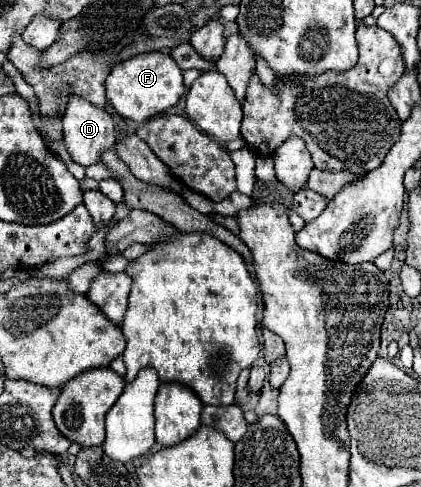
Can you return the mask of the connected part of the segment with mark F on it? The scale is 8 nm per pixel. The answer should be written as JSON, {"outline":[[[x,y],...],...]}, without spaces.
{"outline":[[[159,51],[141,53],[127,61],[117,63],[107,75],[105,89],[107,89],[107,101],[111,103],[111,107],[121,117],[131,119],[135,123],[143,123],[149,117],[167,111],[169,107],[177,105],[177,101],[185,95],[183,71],[179,69],[179,65],[171,55],[159,53]]]}

